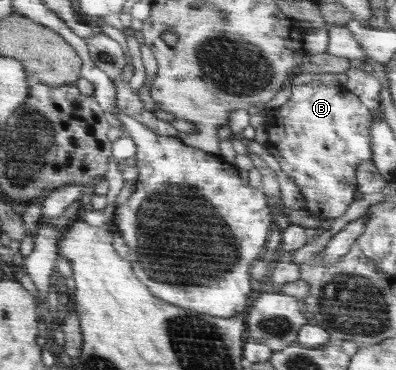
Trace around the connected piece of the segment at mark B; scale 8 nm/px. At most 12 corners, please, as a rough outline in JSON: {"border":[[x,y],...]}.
{"border":[[292,85],[268,152],[311,217],[336,219],[373,158],[370,109]]}

